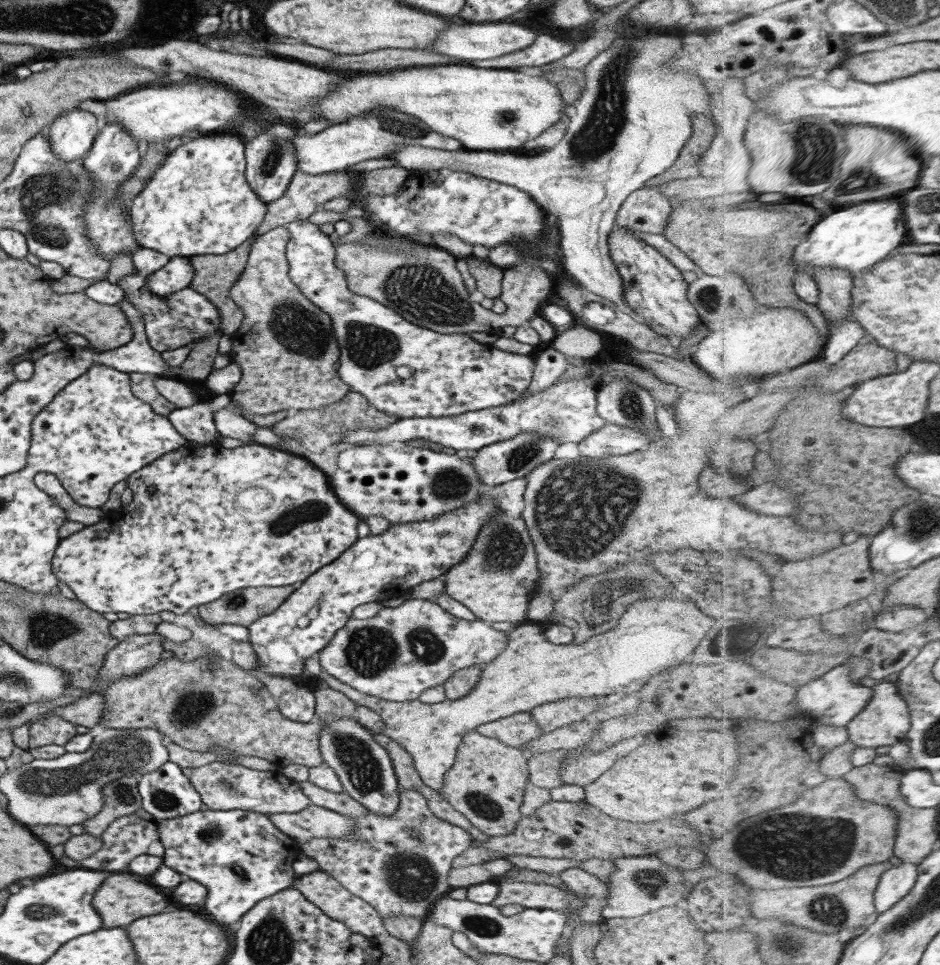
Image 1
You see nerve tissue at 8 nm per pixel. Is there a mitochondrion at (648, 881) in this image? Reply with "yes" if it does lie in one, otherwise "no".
yes

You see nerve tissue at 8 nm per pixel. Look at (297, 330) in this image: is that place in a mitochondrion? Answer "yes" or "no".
yes

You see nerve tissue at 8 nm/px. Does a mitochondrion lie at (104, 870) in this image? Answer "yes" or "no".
no

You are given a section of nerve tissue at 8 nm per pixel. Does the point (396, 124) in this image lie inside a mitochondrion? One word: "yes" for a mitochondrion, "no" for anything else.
yes

